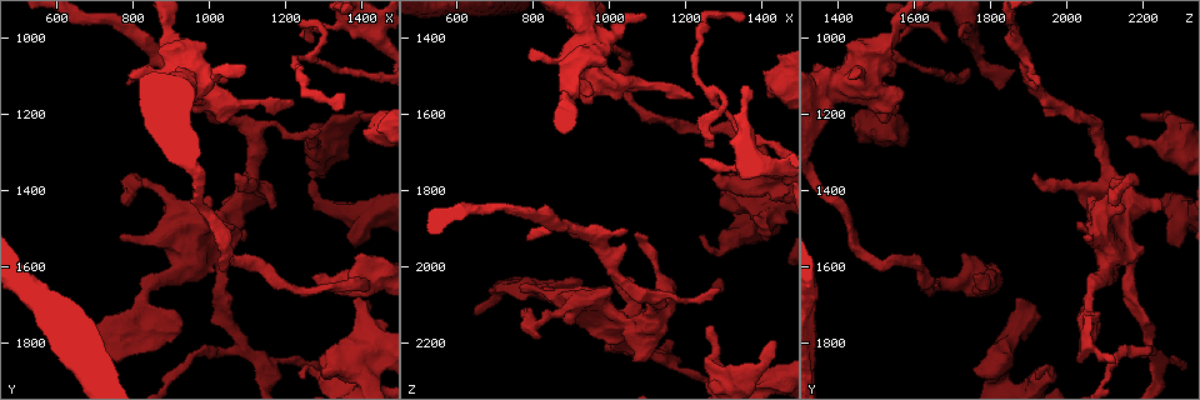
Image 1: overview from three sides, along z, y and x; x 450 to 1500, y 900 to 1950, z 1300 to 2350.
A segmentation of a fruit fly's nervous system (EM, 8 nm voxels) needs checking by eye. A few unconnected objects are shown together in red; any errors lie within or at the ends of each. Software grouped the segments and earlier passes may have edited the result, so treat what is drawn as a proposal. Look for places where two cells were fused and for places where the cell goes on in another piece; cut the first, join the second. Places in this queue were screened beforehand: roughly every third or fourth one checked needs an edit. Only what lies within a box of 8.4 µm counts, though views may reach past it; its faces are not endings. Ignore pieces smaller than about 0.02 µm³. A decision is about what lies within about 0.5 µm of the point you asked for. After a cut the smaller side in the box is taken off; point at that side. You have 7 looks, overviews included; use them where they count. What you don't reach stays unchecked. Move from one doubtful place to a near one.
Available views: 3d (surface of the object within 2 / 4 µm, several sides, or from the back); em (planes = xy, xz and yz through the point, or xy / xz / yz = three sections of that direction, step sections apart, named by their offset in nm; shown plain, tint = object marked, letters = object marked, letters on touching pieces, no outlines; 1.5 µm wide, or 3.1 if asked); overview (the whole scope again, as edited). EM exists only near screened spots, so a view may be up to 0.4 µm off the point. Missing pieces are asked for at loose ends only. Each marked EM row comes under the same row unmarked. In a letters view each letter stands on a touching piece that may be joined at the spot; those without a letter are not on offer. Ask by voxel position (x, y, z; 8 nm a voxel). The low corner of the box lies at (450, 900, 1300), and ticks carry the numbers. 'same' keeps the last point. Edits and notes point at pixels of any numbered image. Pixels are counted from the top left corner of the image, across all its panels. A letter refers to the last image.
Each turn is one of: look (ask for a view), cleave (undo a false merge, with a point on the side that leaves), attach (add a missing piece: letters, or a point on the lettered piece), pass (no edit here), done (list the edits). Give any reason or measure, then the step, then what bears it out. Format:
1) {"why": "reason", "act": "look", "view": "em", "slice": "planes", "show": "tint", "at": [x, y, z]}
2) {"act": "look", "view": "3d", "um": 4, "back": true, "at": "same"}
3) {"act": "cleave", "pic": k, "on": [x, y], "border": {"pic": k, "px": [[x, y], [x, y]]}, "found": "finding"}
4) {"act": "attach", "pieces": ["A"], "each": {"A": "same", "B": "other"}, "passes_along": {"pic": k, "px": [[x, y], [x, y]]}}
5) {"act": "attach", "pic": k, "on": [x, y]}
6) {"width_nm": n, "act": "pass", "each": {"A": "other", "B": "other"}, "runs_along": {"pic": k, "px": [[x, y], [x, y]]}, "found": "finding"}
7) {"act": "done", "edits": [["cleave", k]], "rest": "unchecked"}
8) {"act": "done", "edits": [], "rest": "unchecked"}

{"why": "an open end", "act": "look", "view": "em", "slice": "xy", "step": 4, "show": "letters", "at": [1065, 1430, 2235]}

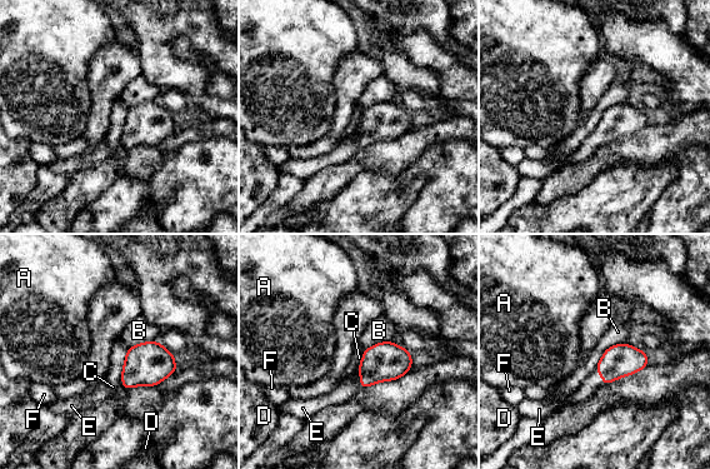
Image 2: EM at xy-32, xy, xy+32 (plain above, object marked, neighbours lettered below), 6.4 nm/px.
{"act": "attach", "pieces": ["E"], "each": {"A": "other", "B": "other", "C": "other", "D": "other", "E": "same", "F": "other"}, "passes_along": {"pic": 2, "px": [[619, 360], [600, 375], [594, 382]]}, "found": "the cell continues"}

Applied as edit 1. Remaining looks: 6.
{"why": "see it whole again", "act": "look", "view": "overview"}

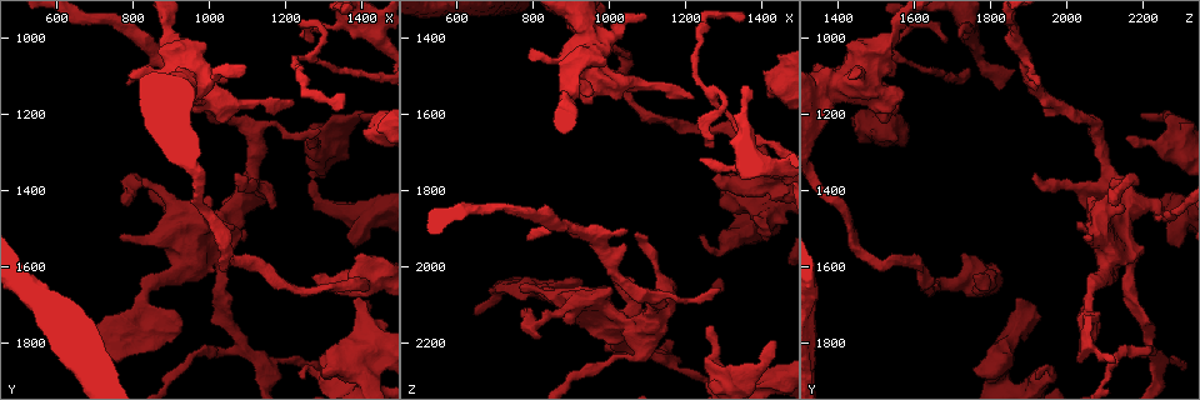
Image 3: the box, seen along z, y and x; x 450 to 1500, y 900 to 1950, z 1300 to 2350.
{"why": "free end", "act": "look", "view": "em", "slice": "planes", "show": "letters", "at": [800, 1105, 1425]}

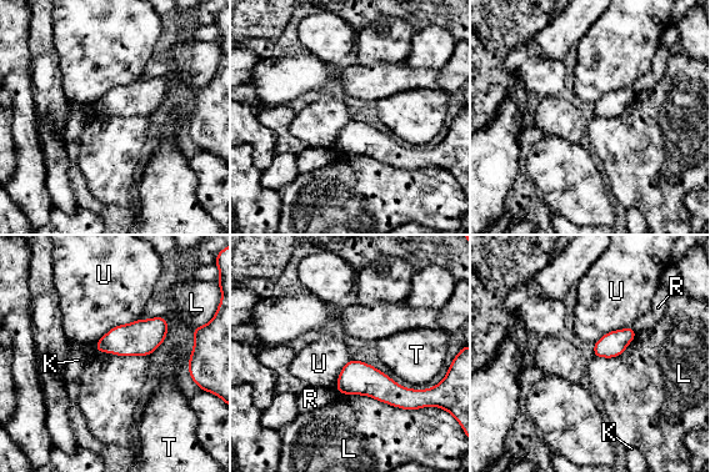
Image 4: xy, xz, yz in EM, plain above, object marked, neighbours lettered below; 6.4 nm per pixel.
{"longest_contact_nm": ["L", 500], "act": "pass", "each": {"K": "other", "L": "other", "R": "other", "T": "other", "U": "other"}, "border": {"pic": 4, "px": [[339, 391], [414, 410]]}, "found": "no lettered piece goes on from it"}

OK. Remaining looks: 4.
{"why": "stops while still wide", "act": "look", "view": "3d", "um": 4, "at": [1425, 1275, 1555]}

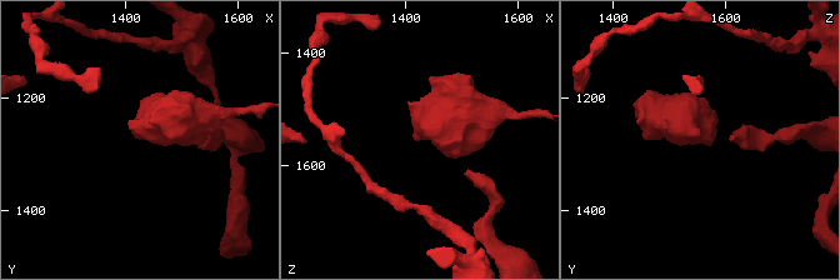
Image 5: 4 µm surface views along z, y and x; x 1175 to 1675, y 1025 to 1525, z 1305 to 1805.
{"why": "need the tissue", "act": "look", "view": "em", "slice": "yz", "step": 4, "show": "tint", "at": [1420, 1270, 1550]}

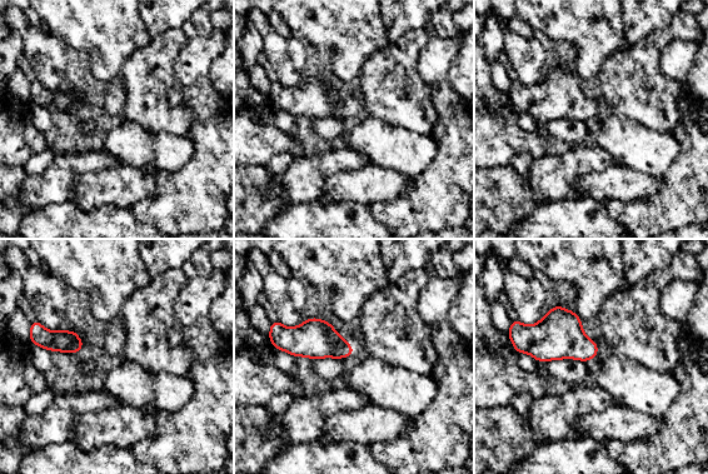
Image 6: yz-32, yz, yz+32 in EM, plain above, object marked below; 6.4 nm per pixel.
{"act": "look", "view": "em", "slice": "yz", "step": 4, "show": "letters", "at": "same"}

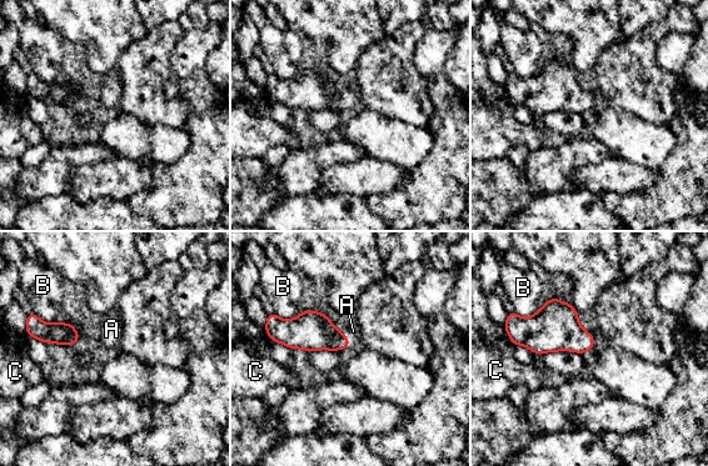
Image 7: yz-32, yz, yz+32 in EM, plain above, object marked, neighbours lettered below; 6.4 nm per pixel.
{"act": "attach", "pieces": ["A"], "each": {"A": "same", "B": "other", "C": "other"}, "passes_along": {"pic": 7, "px": [[312, 330], [348, 339], [353, 331]]}, "found": "it goes on there"}

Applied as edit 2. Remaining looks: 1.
{"act": "done", "edits": [["attach", 2], ["attach", 7]], "rest": "unchecked"}

